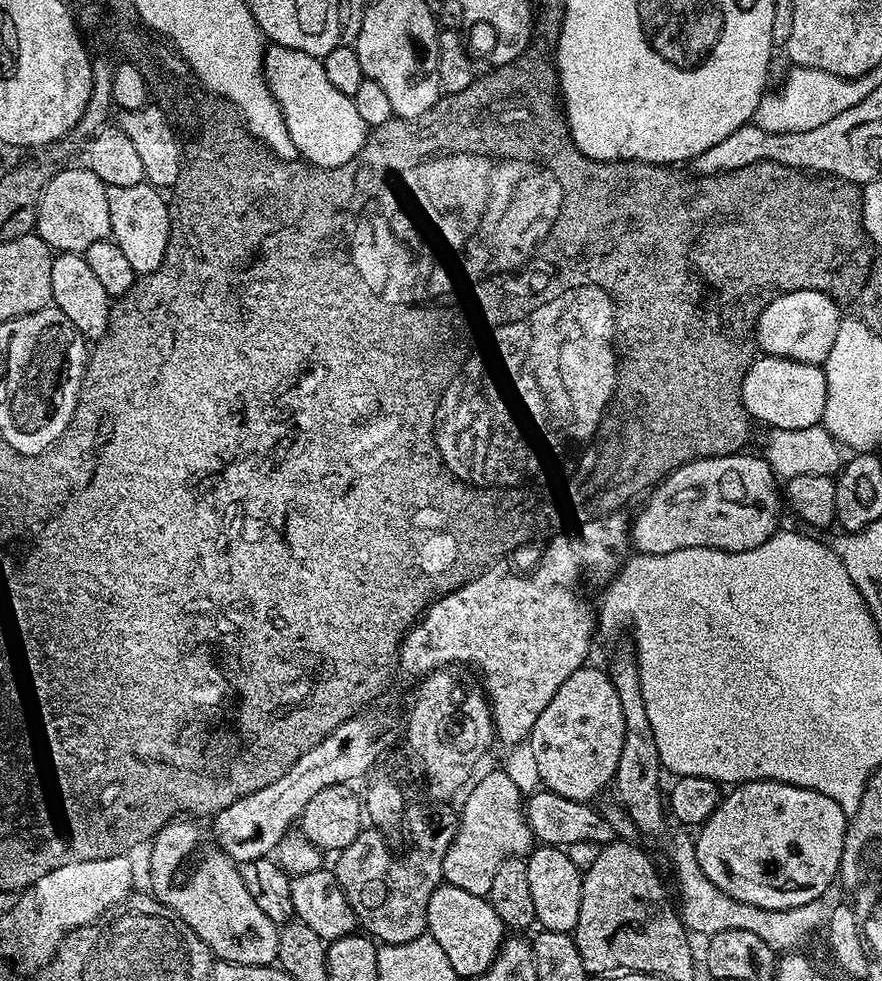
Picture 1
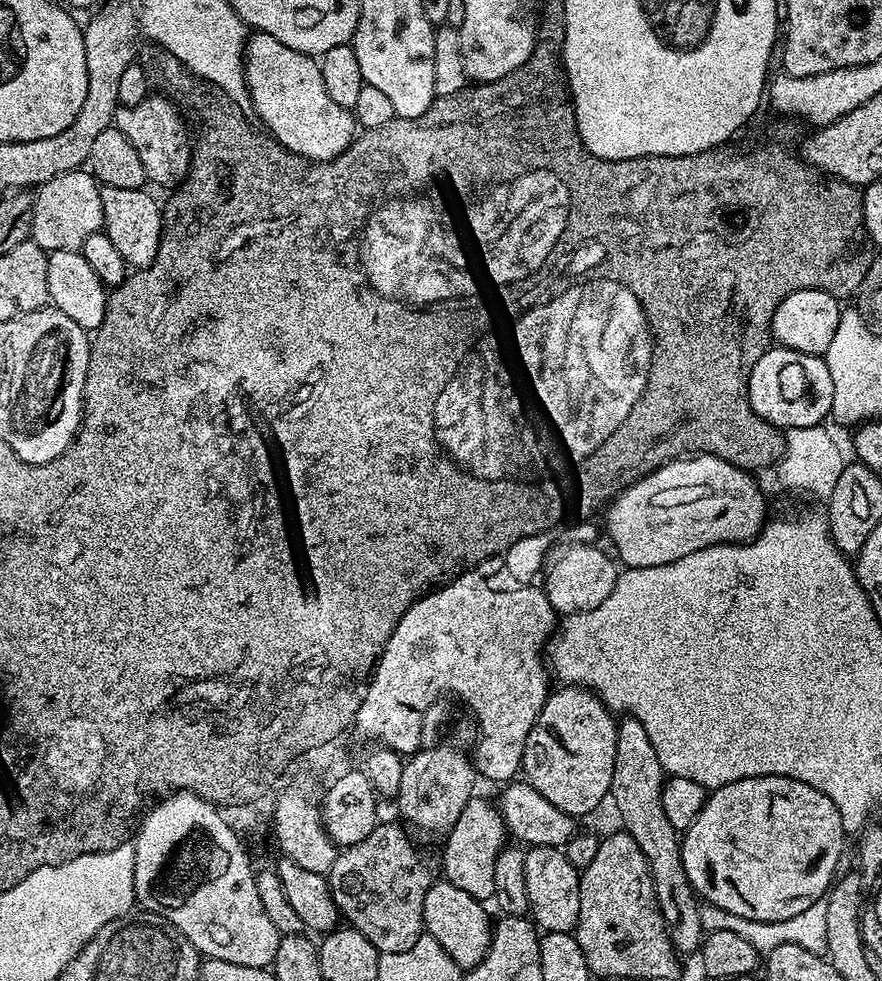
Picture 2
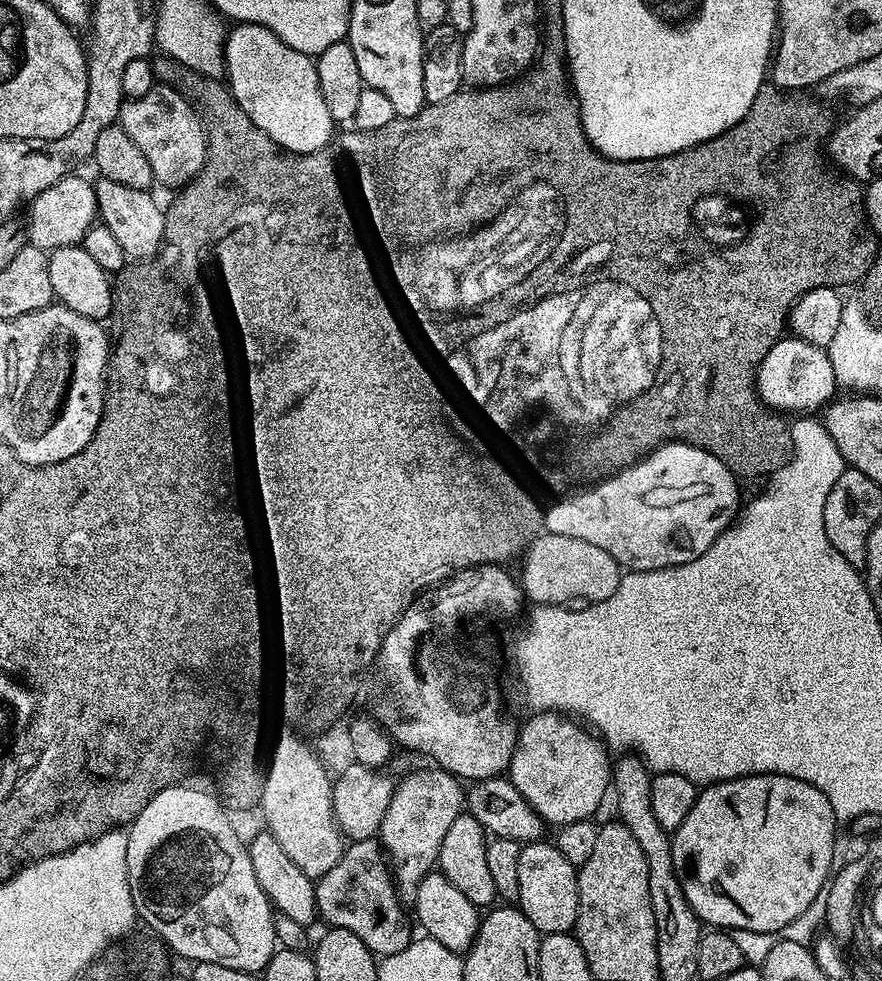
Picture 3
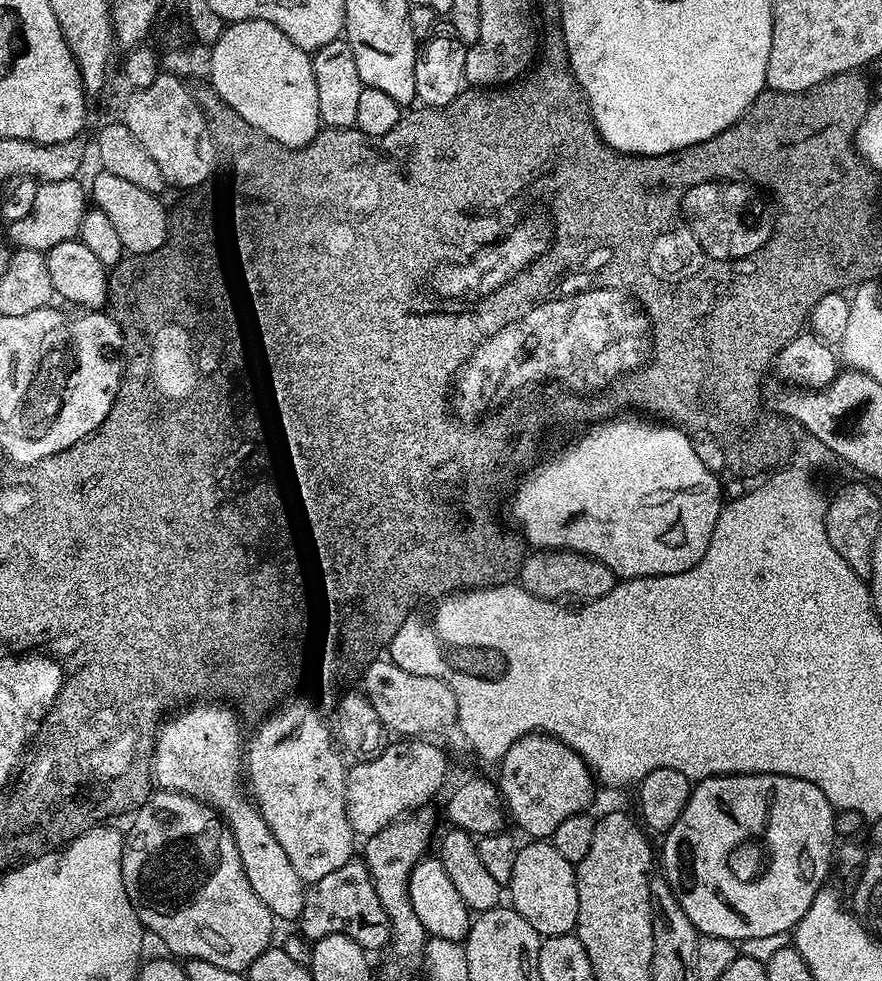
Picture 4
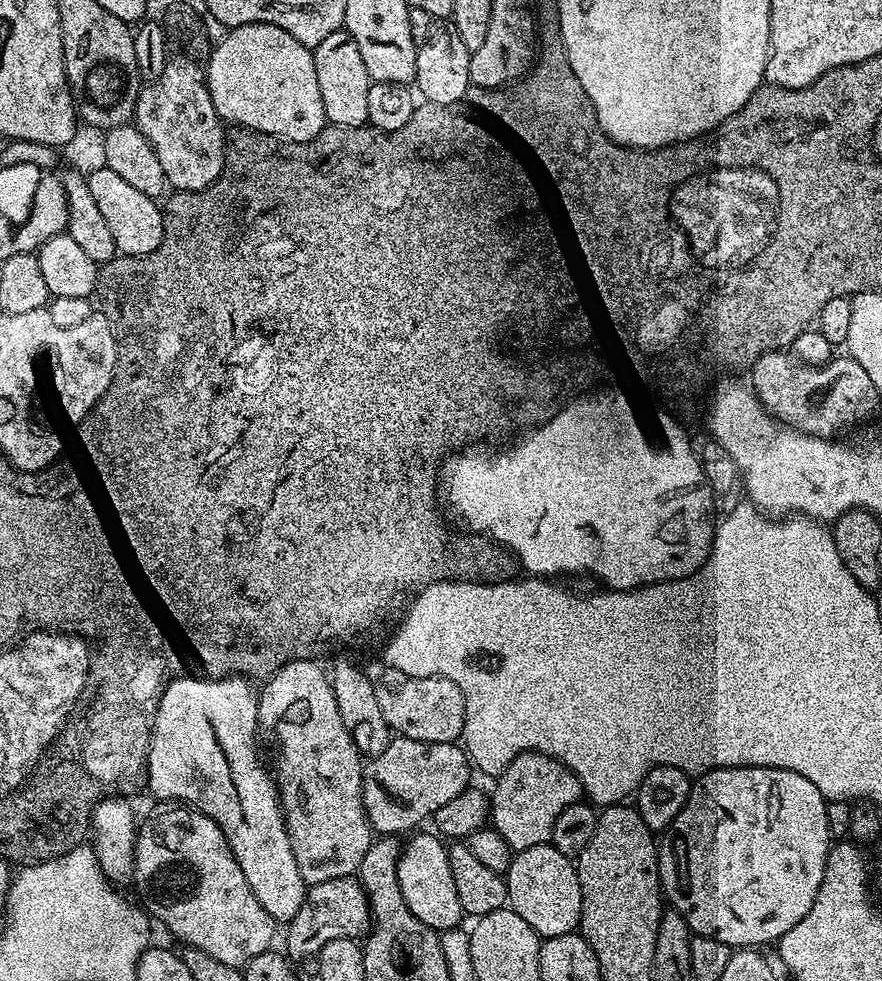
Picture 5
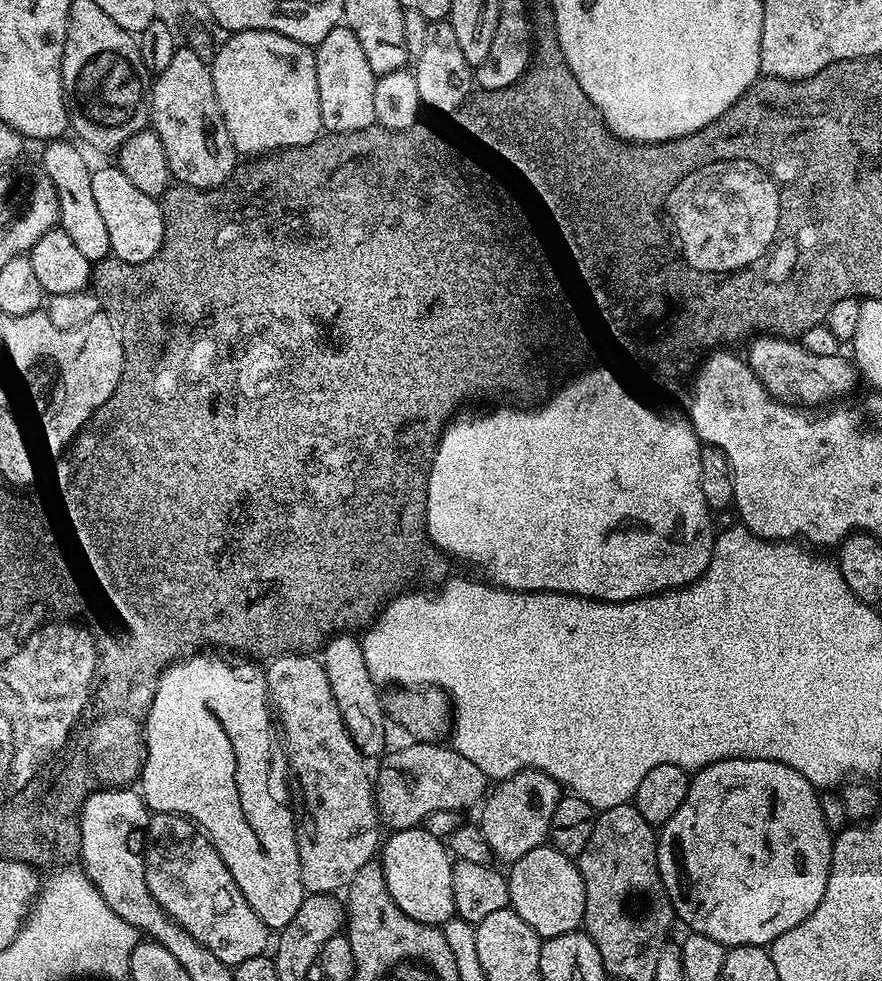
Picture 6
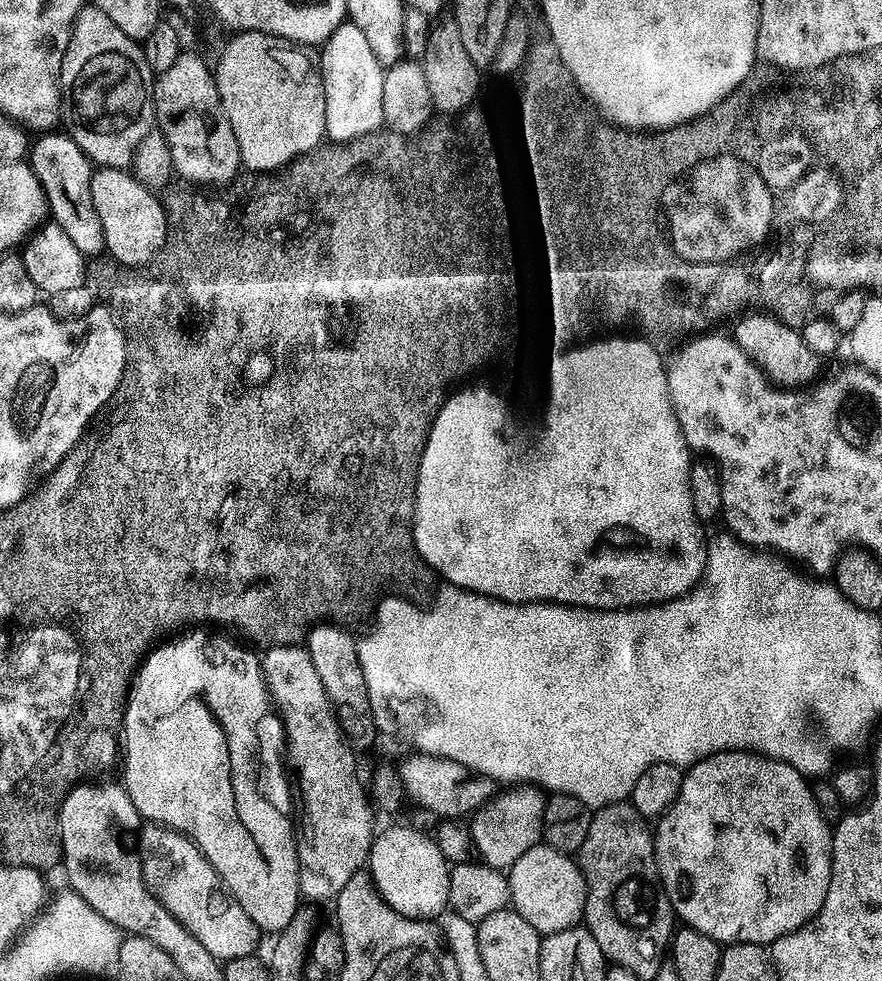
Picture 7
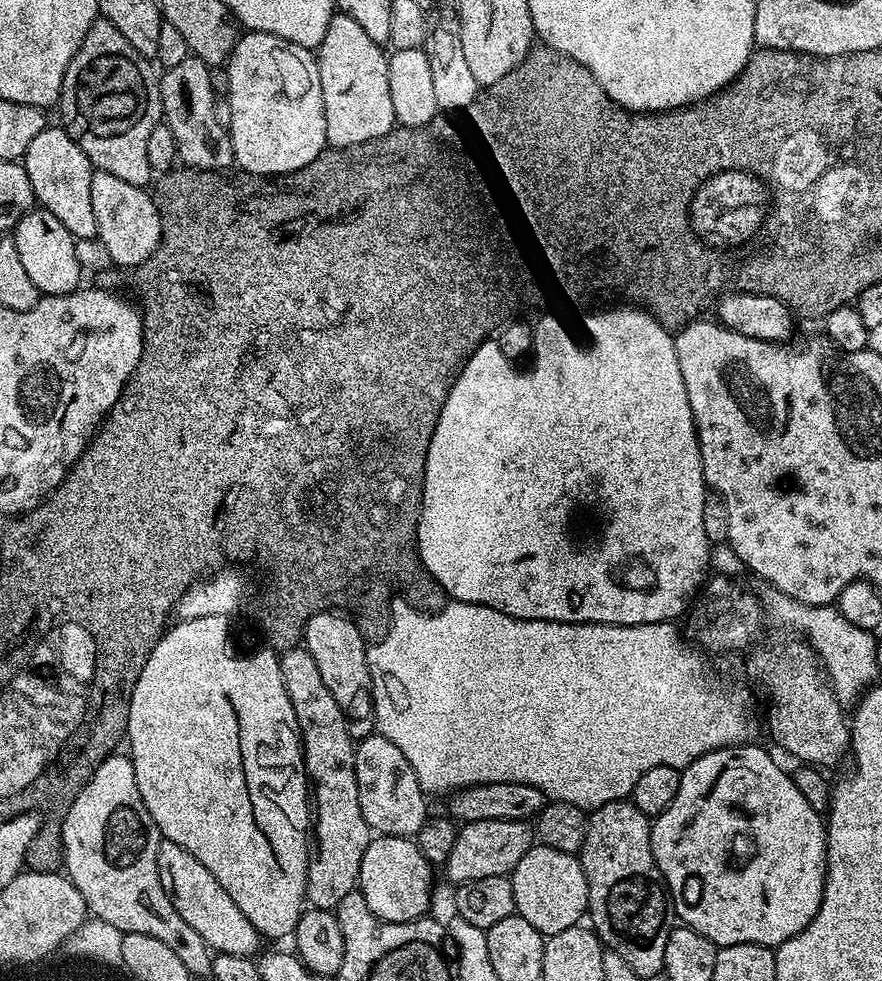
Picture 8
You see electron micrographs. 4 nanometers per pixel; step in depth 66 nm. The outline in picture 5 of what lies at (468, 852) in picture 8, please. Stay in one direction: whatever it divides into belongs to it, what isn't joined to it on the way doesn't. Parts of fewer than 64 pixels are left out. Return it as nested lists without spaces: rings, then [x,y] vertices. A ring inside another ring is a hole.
[[[543,752],[518,754],[495,777],[496,784],[490,791],[490,824],[496,833],[512,847],[513,853],[530,850],[530,846],[547,844],[552,839],[554,818],[566,810],[566,806],[581,803],[582,789],[579,778]]]

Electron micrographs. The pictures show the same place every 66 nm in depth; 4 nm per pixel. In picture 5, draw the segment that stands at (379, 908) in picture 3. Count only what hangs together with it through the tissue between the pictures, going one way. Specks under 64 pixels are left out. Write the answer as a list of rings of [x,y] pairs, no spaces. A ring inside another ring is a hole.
[[[355,875],[330,878],[330,882],[311,885],[305,891],[302,906],[298,906],[298,914],[294,914],[294,918],[287,921],[288,949],[286,952],[293,961],[301,962],[307,956],[319,954],[322,946],[326,946],[326,942],[339,936],[363,938],[368,935],[368,929],[371,927],[372,911],[359,879]]]

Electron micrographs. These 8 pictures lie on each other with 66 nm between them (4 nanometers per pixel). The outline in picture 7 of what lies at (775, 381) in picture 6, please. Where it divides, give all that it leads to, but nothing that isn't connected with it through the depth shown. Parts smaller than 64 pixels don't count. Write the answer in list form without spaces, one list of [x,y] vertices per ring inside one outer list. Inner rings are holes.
[[[764,310],[749,311],[741,315],[736,322],[734,333],[736,345],[746,350],[748,355],[779,385],[802,386],[800,384],[804,383],[808,376],[817,375],[816,370],[822,362],[821,357],[810,350],[810,346],[793,325],[784,323],[779,316]]]

